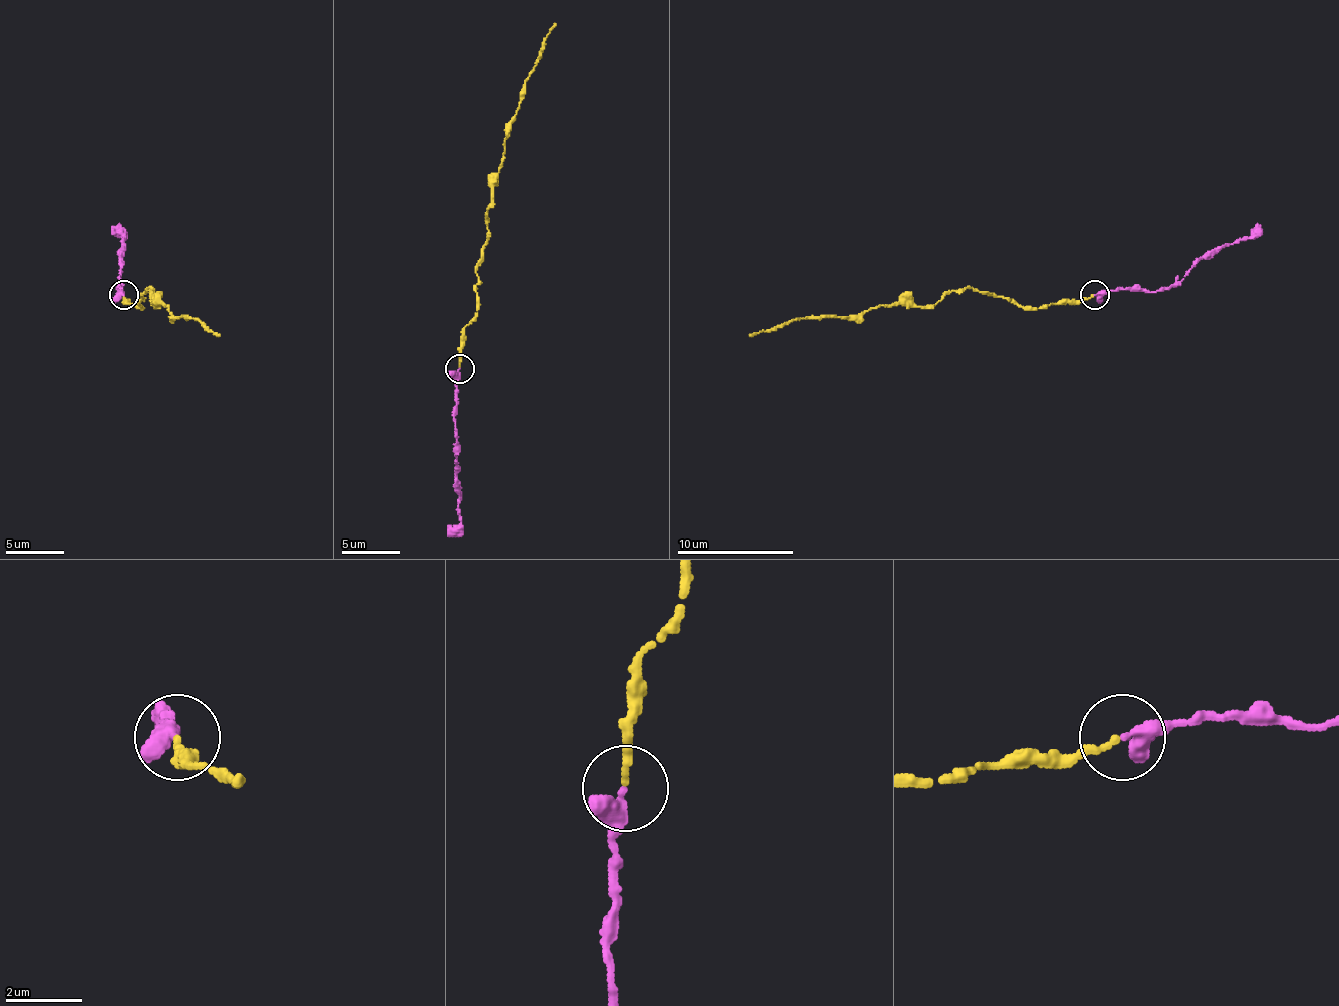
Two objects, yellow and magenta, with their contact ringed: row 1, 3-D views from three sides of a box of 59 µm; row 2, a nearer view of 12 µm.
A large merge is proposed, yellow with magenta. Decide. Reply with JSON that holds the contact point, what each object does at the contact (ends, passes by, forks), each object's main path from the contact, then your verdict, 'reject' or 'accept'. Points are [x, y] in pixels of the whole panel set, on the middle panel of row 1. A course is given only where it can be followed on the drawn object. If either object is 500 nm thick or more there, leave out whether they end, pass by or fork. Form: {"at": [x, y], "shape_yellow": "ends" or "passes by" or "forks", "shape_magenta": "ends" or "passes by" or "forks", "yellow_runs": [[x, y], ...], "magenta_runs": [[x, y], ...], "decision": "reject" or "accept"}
{"at": [459, 368], "shape_yellow": "ends", "shape_magenta": "passes by", "yellow_runs": [[460, 368], [460, 333], [478, 309], [475, 266], [486, 245], [492, 181], [521, 88], [556, 24]], "magenta_runs": [[460, 368], [457, 385], [460, 522], [448, 536]], "decision": "accept"}

